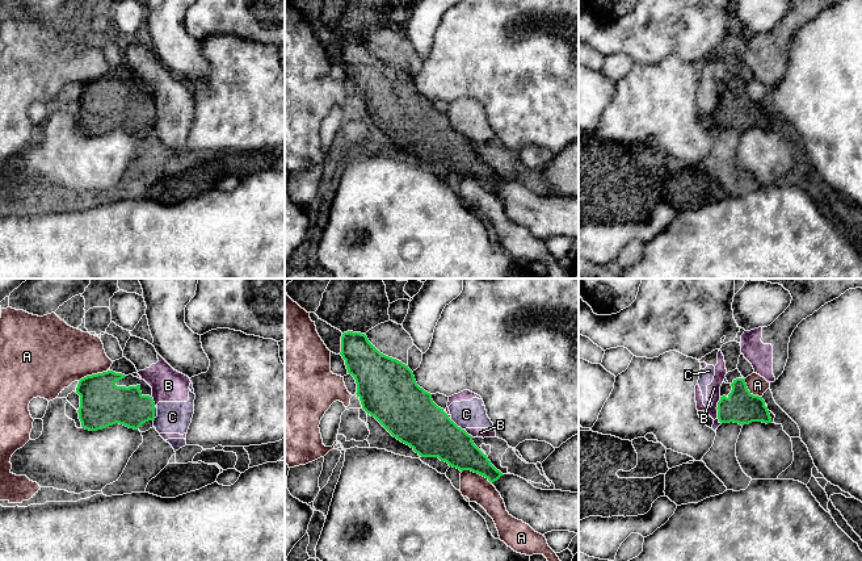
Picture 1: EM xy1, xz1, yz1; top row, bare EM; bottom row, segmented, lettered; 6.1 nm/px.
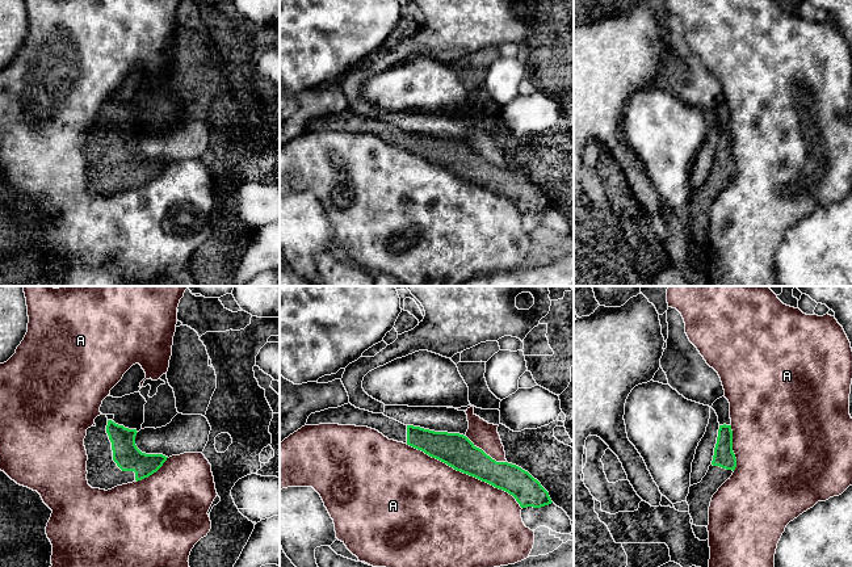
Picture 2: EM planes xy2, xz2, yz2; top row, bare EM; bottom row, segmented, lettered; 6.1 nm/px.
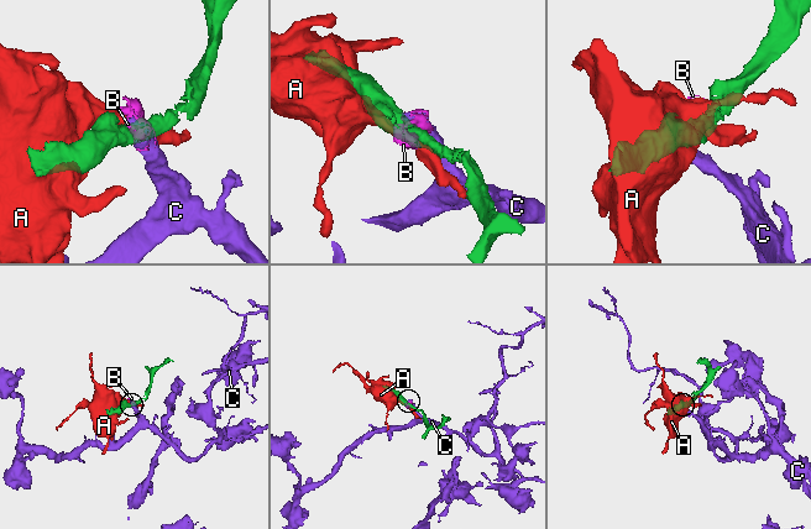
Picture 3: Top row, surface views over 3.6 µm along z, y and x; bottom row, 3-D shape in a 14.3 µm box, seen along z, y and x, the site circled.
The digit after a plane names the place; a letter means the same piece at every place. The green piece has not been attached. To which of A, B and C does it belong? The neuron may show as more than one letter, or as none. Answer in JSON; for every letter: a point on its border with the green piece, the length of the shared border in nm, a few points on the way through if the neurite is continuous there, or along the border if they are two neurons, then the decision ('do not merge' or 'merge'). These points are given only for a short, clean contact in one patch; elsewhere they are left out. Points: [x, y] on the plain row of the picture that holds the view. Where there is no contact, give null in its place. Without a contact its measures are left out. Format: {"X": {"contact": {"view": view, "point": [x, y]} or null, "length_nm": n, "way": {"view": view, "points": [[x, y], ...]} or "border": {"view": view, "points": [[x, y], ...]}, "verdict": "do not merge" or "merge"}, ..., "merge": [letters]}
{"A": {"contact": {"view": "xz2", "point": [465, 179]}, "length_nm": 800, "verdict": "do not merge"}, "B": {"contact": {"view": "yz1", "point": [717, 113]}, "length_nm": 130, "border": {"view": "yz1", "points": [[720, 103], [717, 111], [717, 122]]}, "verdict": "do not merge"}, "C": {"contact": {"view": "xz1", "point": [455, 130]}, "length_nm": 120, "border": {"view": "xz1", "points": [[449, 124], [463, 135]]}, "verdict": "do not merge"}, "merge": []}

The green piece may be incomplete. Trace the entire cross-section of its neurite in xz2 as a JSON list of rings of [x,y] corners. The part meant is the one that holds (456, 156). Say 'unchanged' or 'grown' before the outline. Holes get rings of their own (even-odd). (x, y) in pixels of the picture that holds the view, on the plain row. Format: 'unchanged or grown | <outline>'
grown | [[[351,109],[311,119],[306,129],[319,130],[375,135],[389,146],[407,150],[457,177],[508,198],[521,214],[541,214],[553,209],[549,198],[528,177],[508,168],[496,168],[463,140],[404,131],[383,119],[360,116]]]

